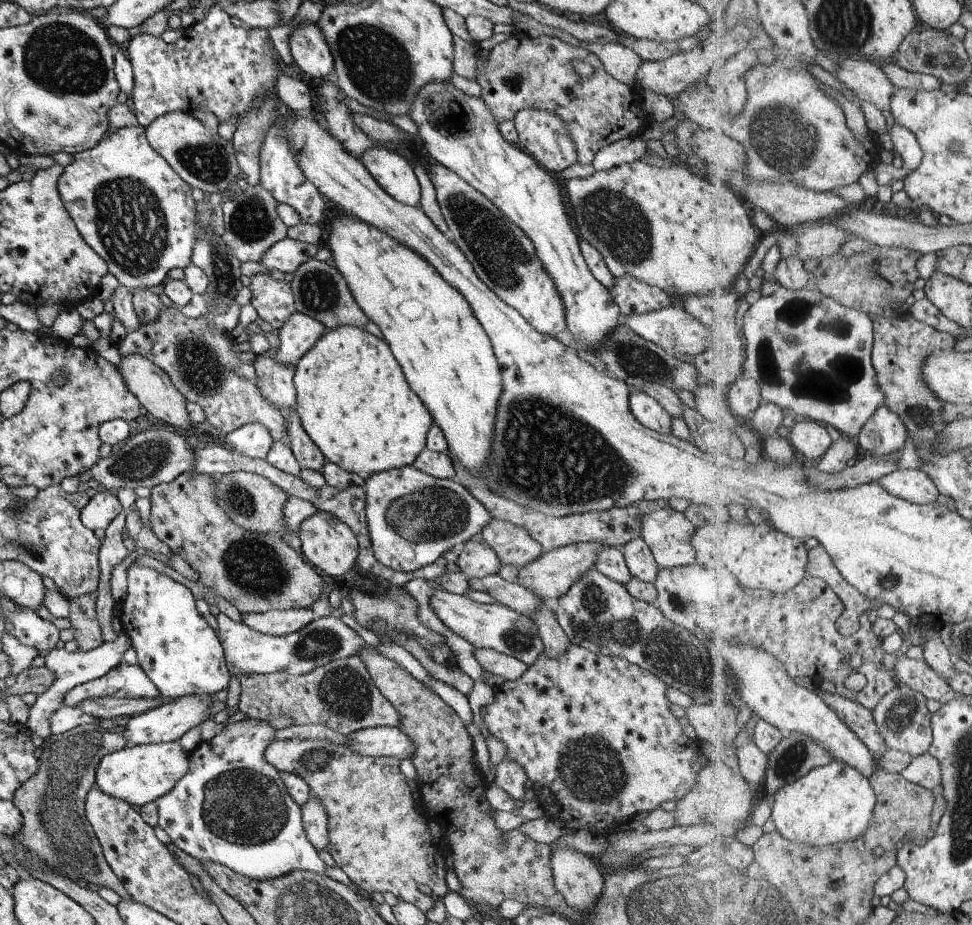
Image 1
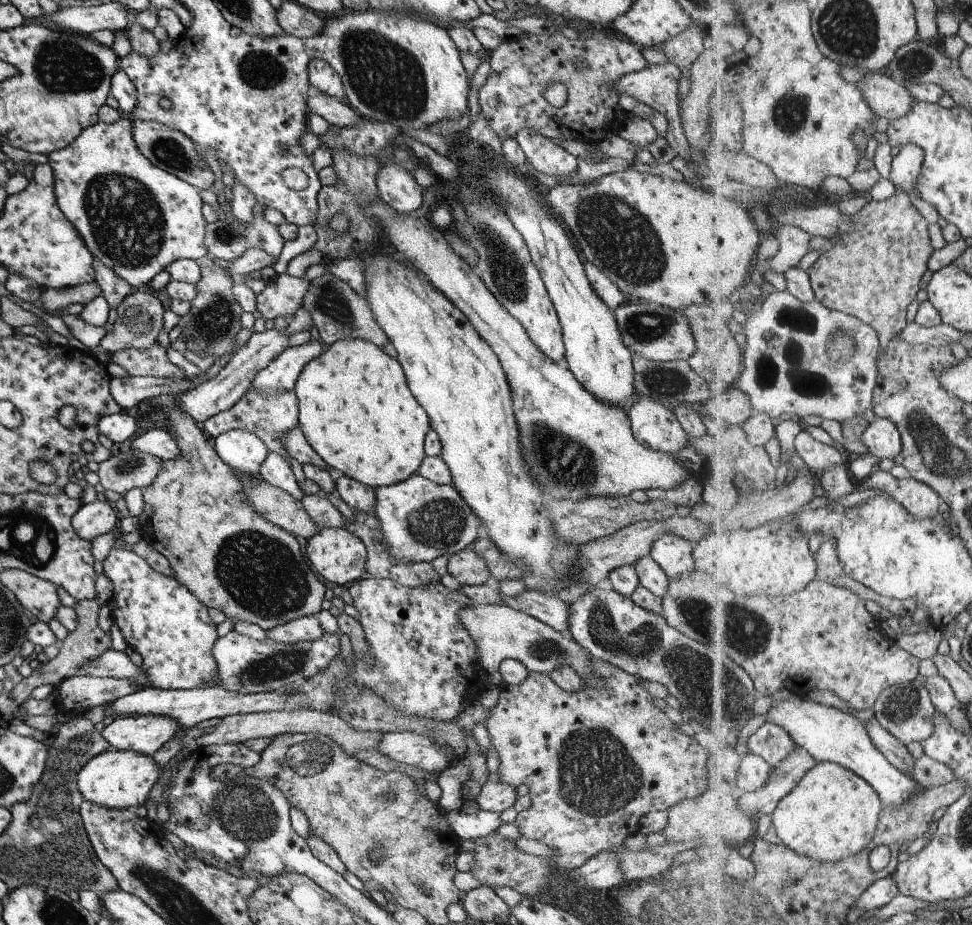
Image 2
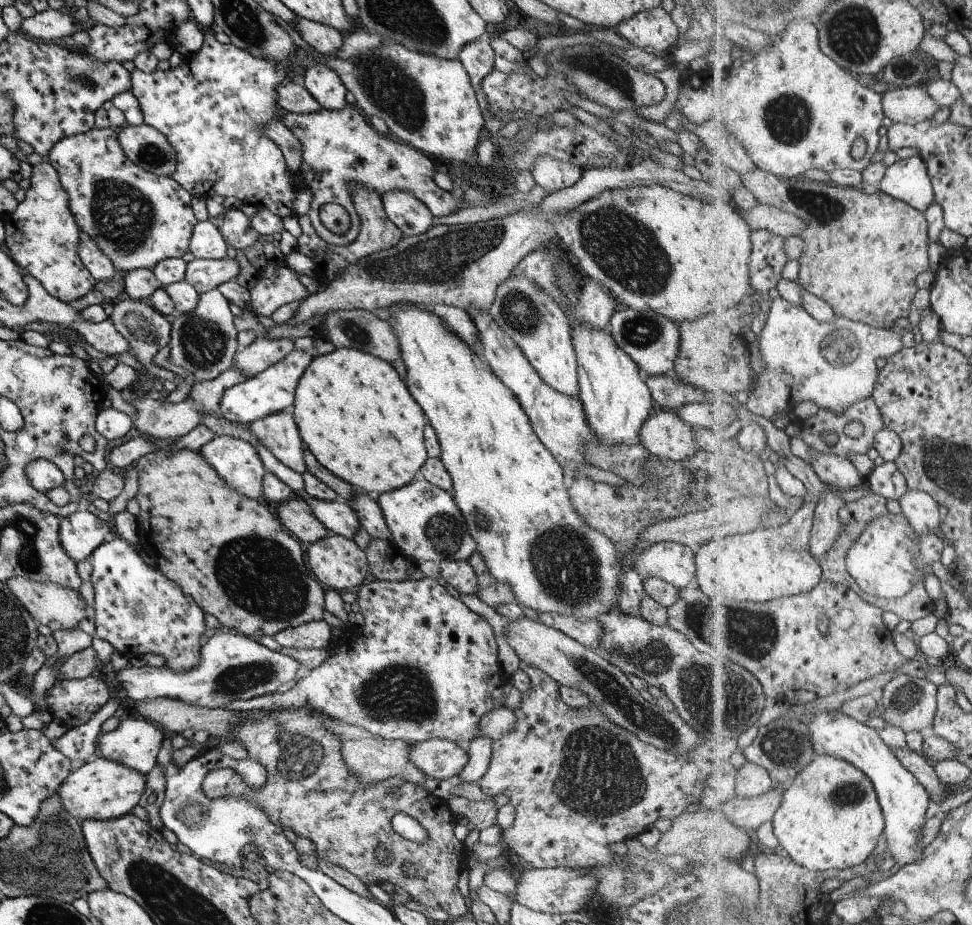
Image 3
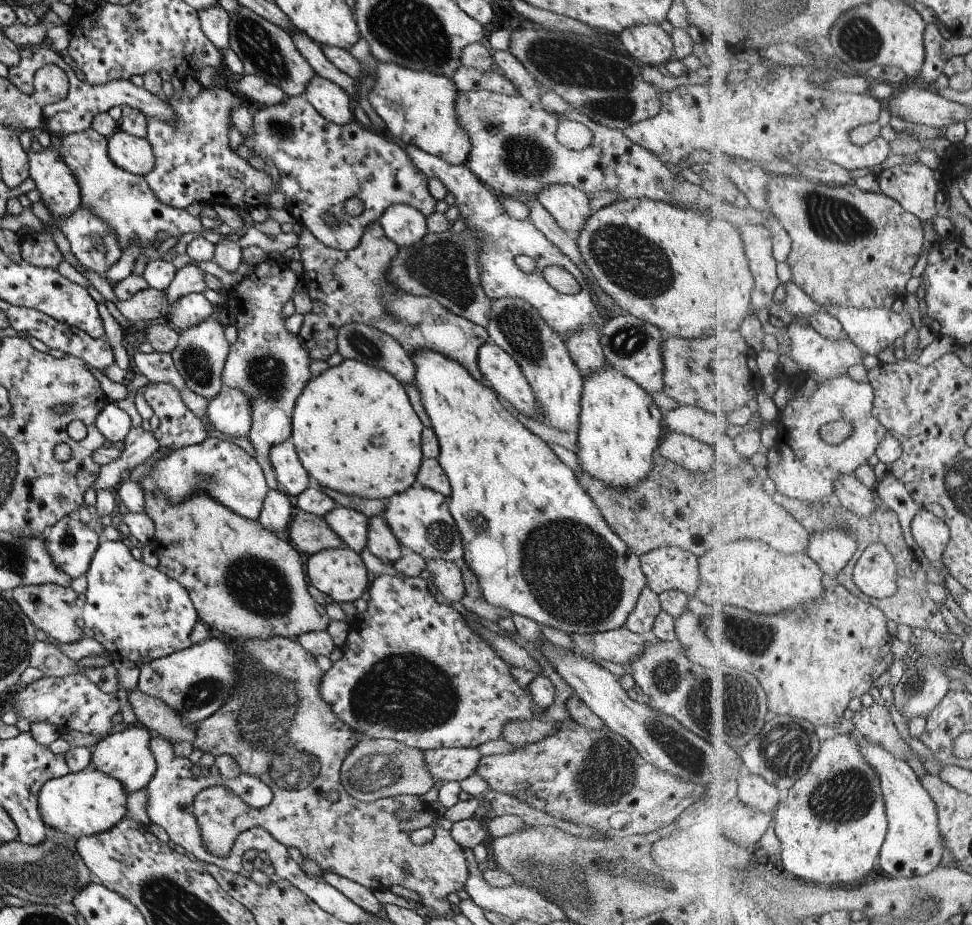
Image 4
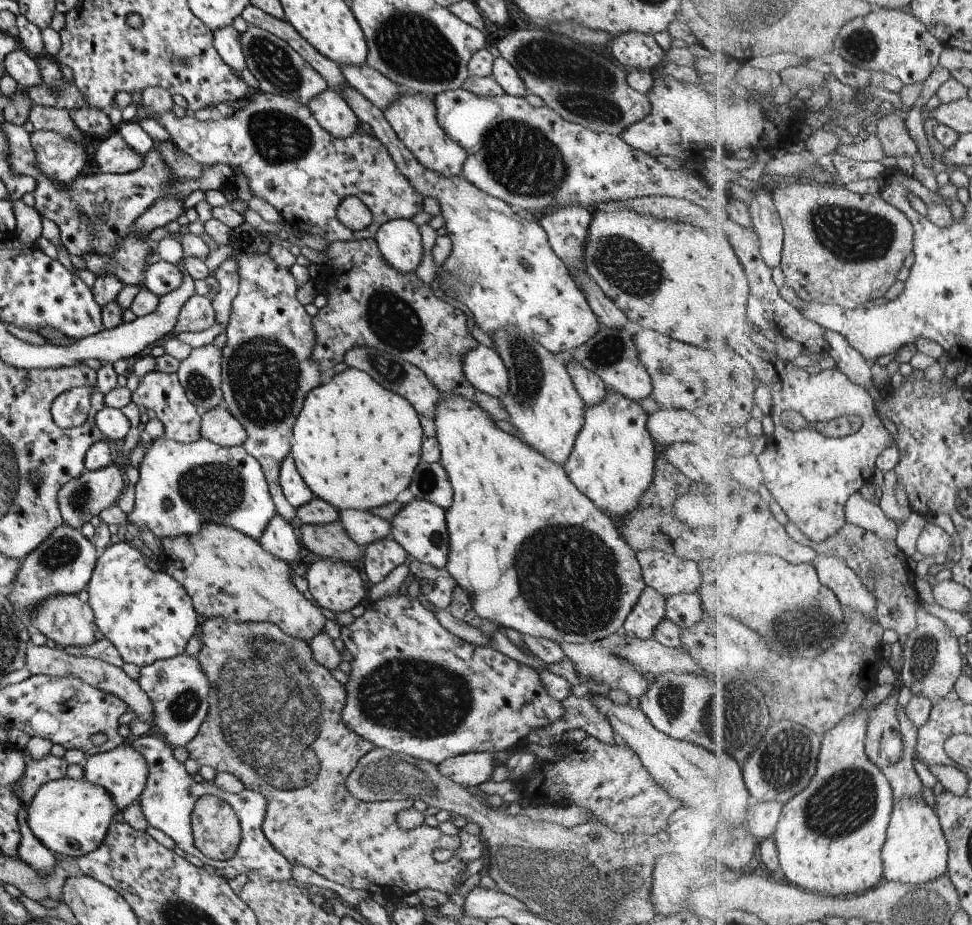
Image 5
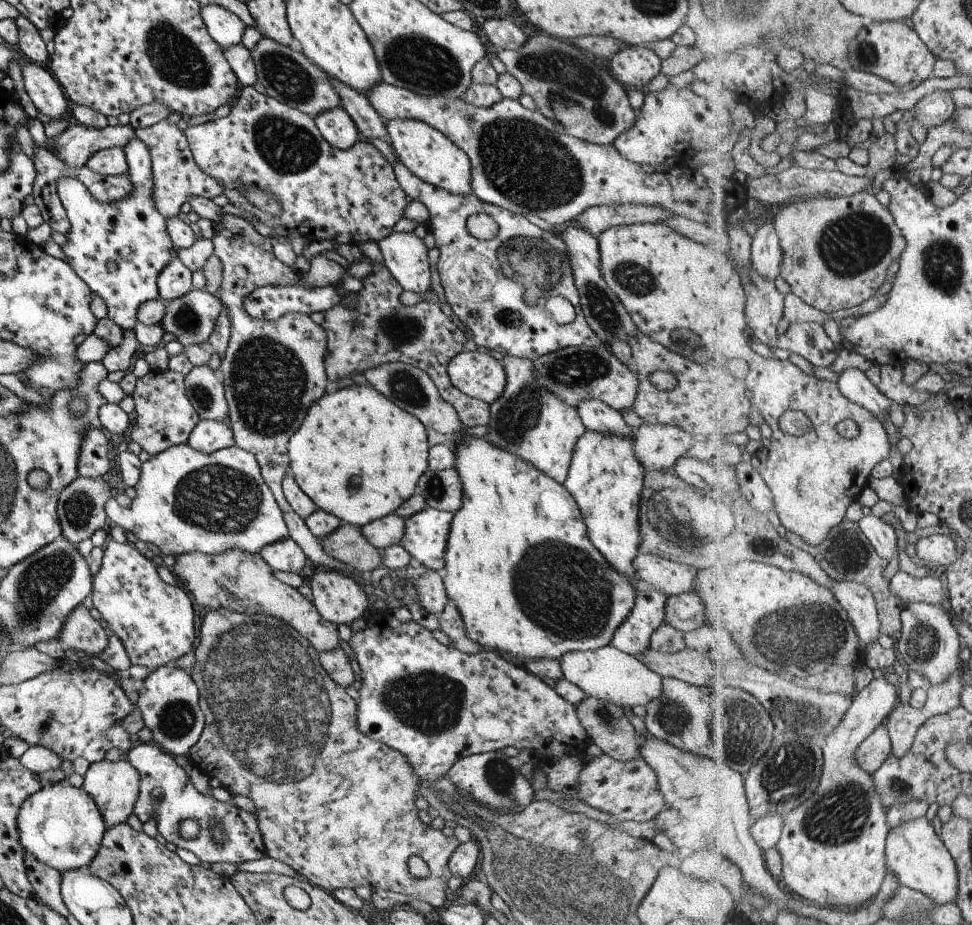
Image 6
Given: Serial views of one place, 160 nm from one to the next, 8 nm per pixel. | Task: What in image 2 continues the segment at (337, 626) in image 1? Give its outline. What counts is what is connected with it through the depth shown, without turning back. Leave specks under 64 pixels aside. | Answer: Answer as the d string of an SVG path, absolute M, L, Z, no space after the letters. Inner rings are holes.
M233 629L213 643L212 655L217 665L214 682L208 686L220 686L239 694L281 692L285 685L298 685L316 674L322 673L339 652L341 633L323 631L320 637L296 643L278 643L271 639L256 640L240 635Z

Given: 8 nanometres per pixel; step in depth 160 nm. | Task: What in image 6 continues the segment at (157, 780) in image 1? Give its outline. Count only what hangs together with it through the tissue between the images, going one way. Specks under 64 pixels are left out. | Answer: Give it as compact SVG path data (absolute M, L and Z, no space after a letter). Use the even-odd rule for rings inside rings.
M67 782L46 784L28 796L19 807L16 825L18 839L23 850L30 852L38 861L60 873L79 867L87 868L93 855L97 852L105 830L103 817L93 799L82 788L75 788Z

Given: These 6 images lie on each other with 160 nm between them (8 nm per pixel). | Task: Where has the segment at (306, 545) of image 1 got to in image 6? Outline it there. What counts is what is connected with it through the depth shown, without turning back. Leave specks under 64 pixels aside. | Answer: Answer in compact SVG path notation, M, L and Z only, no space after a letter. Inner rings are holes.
M319 570L309 580L312 603L323 620L349 626L370 606L365 593L345 572Z

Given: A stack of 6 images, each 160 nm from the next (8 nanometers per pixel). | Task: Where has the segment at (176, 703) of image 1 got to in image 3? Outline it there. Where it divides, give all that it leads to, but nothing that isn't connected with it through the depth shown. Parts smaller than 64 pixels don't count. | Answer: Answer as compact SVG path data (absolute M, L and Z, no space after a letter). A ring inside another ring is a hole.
M129 716L117 727L97 738L97 756L120 762L146 774L155 766L156 754L162 745L163 730L144 718Z

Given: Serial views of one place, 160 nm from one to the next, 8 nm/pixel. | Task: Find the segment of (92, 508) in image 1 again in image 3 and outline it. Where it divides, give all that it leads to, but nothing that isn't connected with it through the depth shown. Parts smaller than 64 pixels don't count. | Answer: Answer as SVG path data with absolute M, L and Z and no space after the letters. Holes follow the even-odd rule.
M75 511L61 518L58 537L62 549L76 563L88 558L109 535L114 534L103 520L87 511Z

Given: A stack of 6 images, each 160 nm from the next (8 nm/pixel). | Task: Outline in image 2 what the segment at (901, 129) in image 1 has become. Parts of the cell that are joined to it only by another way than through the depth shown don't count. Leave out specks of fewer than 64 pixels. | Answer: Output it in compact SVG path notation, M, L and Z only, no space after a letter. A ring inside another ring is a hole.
M917 143L899 145L899 154L893 159L891 180L897 187L908 192L911 198L919 197L916 186L924 167L925 149Z

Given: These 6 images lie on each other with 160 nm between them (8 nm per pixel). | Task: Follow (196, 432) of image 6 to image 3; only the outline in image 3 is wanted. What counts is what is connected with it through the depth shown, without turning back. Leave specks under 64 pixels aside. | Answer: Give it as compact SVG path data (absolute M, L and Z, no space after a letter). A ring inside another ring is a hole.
M296 349L289 351L289 354L286 354L280 361L270 364L260 373L246 378L242 383L228 388L222 395L215 414L219 418L229 420L231 424L237 424L248 423L263 418L267 414L290 409L294 402L294 386L311 359L311 354L307 351Z

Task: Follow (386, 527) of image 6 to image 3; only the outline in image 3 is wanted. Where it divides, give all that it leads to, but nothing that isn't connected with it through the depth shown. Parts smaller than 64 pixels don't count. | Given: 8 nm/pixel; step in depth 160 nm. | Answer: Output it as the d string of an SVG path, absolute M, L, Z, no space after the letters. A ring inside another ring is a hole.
M311 498L305 499L305 502L329 534L351 539L360 526L354 510L348 503Z

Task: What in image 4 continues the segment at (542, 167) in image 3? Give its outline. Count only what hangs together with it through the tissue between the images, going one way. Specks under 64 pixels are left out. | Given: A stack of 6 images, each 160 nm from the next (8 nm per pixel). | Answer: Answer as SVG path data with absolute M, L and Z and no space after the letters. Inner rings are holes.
M553 183L535 194L557 226L574 237L591 214L586 194L570 184Z

